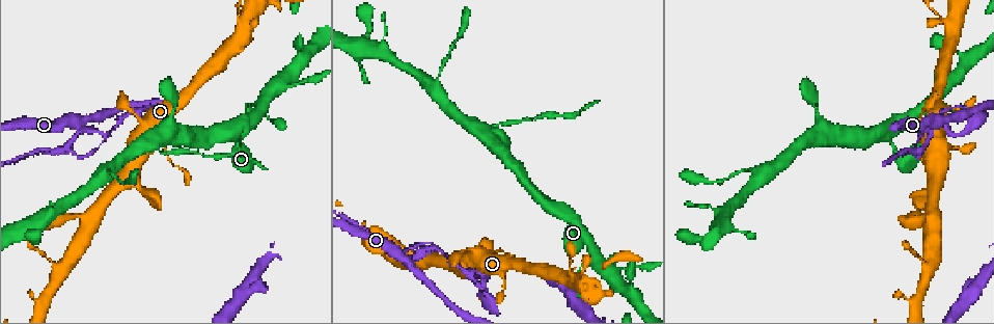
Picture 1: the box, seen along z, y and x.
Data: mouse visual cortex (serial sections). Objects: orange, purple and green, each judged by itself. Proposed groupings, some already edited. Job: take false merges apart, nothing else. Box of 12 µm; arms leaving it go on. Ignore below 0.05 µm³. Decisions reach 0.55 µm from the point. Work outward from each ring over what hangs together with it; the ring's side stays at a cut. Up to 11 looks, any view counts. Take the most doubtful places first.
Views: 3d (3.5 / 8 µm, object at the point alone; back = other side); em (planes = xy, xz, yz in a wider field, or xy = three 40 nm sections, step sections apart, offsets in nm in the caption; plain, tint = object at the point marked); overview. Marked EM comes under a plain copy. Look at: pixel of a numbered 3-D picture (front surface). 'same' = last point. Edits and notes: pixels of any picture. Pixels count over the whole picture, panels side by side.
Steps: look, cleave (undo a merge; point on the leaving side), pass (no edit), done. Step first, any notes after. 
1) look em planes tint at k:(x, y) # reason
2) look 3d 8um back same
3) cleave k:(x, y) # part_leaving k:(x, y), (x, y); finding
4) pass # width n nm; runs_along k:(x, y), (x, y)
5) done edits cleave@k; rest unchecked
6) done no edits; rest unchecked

look 3d 3.5um back at 1:(76, 124) # thin arm on a thick one

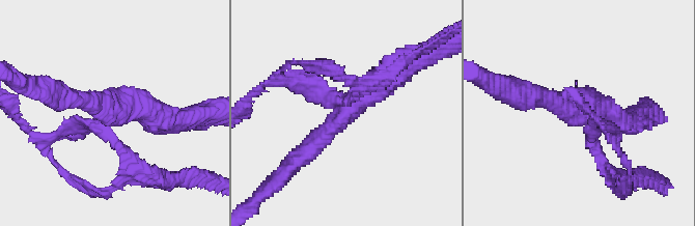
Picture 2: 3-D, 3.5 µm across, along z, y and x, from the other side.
look em xy step 3 tint at 2:(115, 115) # arms 4; arm_widths 150, 150, 300, 350 nm

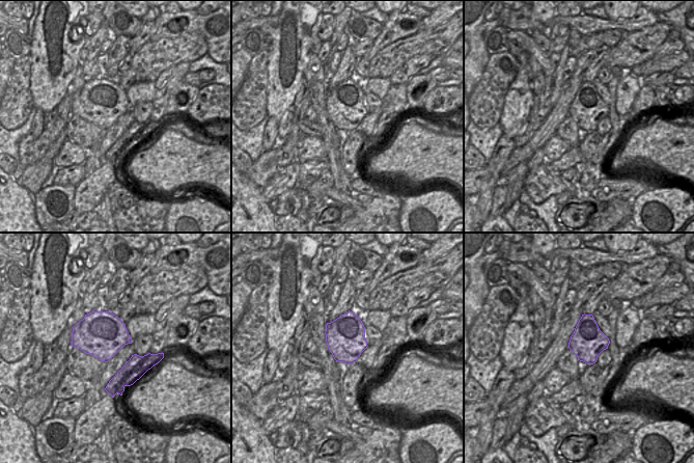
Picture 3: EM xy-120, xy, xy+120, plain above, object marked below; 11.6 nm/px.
cleave 2:(122, 160) # part_leaving 2:(101, 124), (53, 138), (27, 129); a second cell is stuck on

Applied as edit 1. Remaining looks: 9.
look 3d 3.5um at 1:(804, 141) # arms part here

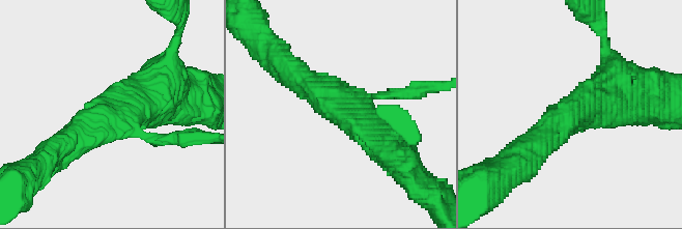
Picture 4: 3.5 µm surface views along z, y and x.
look em planes tint at 4:(350, 114) # arms 3; arm_widths 150, 450, 600 nm; need the tissue

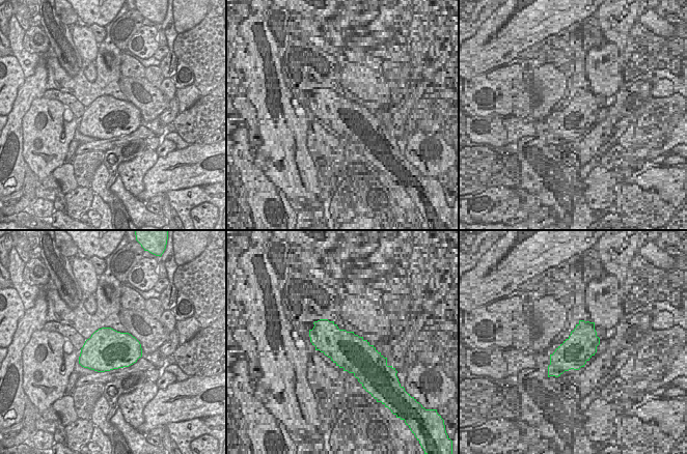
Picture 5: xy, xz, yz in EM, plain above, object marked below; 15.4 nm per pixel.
pass # runs_along 4:(398, 156), (347, 111), (300, 77); continuous, no second cell

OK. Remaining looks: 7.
look 3d 3.5um at 1:(535, 119) # a narrow waist

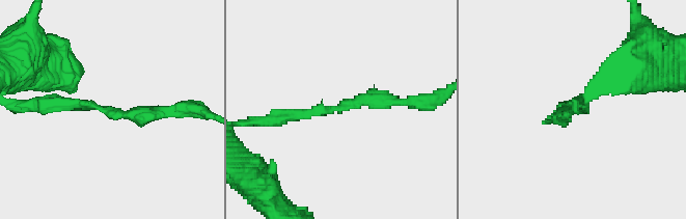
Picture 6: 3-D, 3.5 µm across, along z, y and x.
look em planes tint at 6:(105, 107)

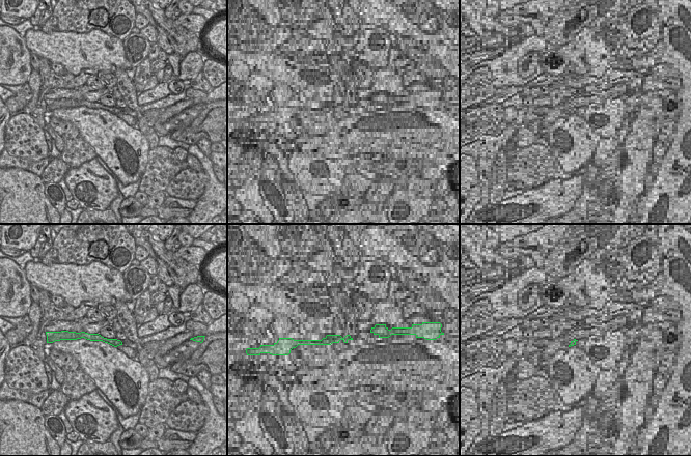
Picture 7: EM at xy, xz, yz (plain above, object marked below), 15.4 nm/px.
pass # arm_widths 200, 200 nm; runs_along 6:(271, 120), (363, 100), (405, 102); one cell here

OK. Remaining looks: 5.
look 3d 3.5um at 1:(106, 170) # thick turns thin

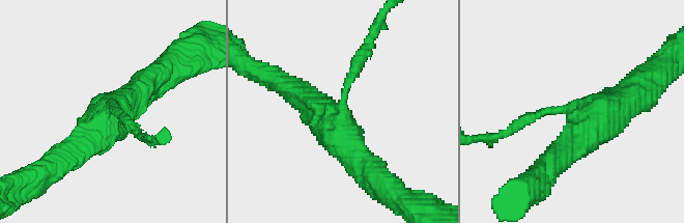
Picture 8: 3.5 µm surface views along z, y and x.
look em planes tint at 8:(339, 113) # arms 3; arm_widths 150, 400, 450 nm

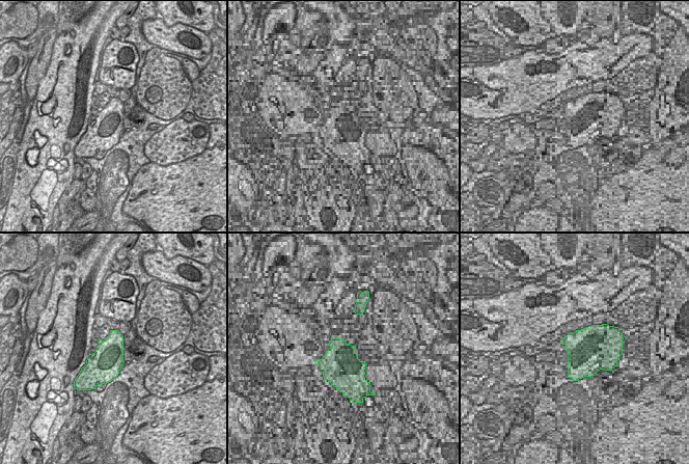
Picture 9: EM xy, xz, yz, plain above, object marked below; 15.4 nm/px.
pass # runs_along 8:(376, 177), (296, 92); continuous, no second cell

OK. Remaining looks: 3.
done edits cleave@2; rest unchecked

